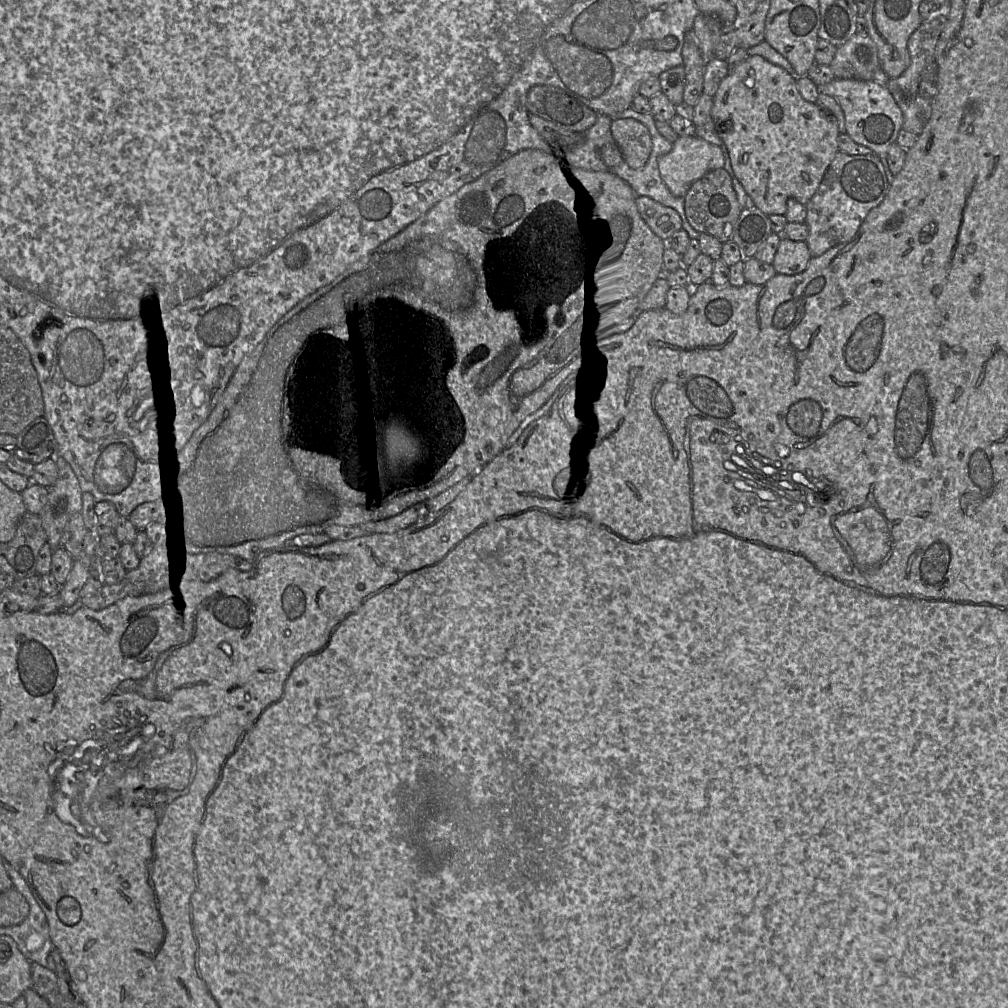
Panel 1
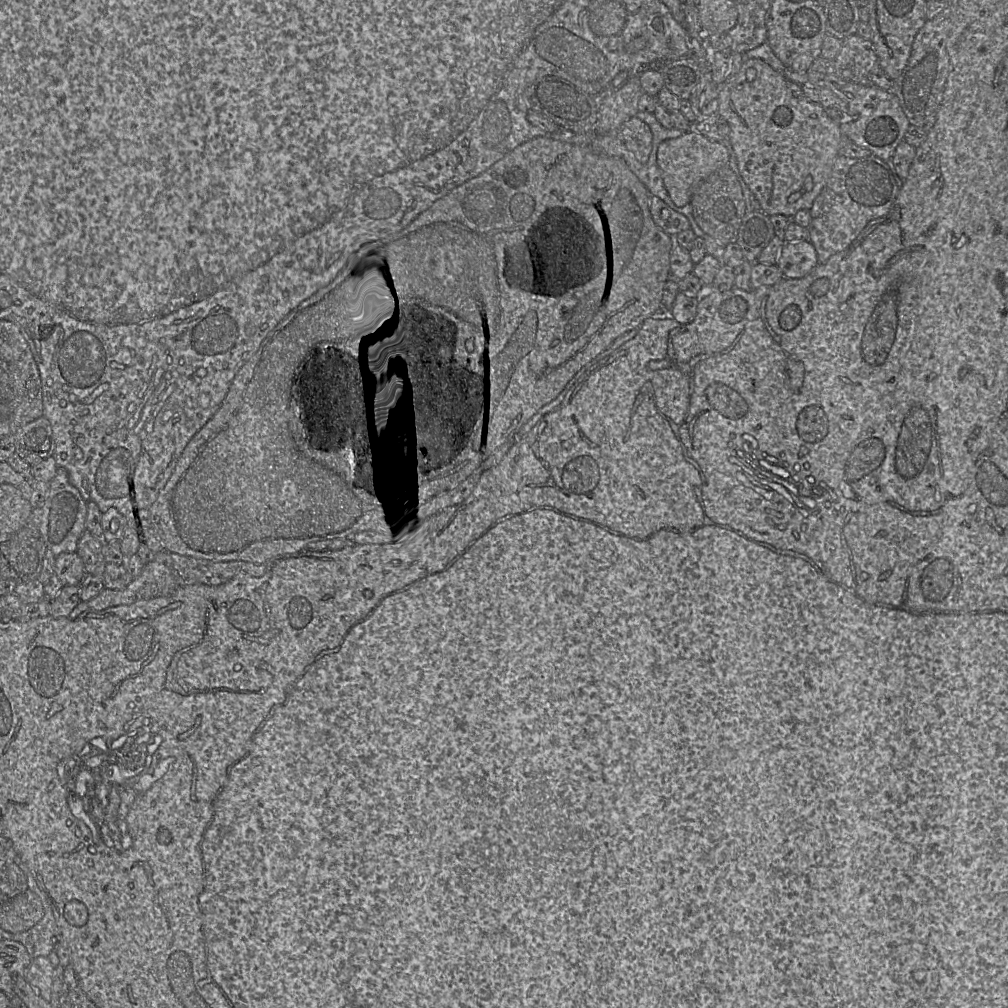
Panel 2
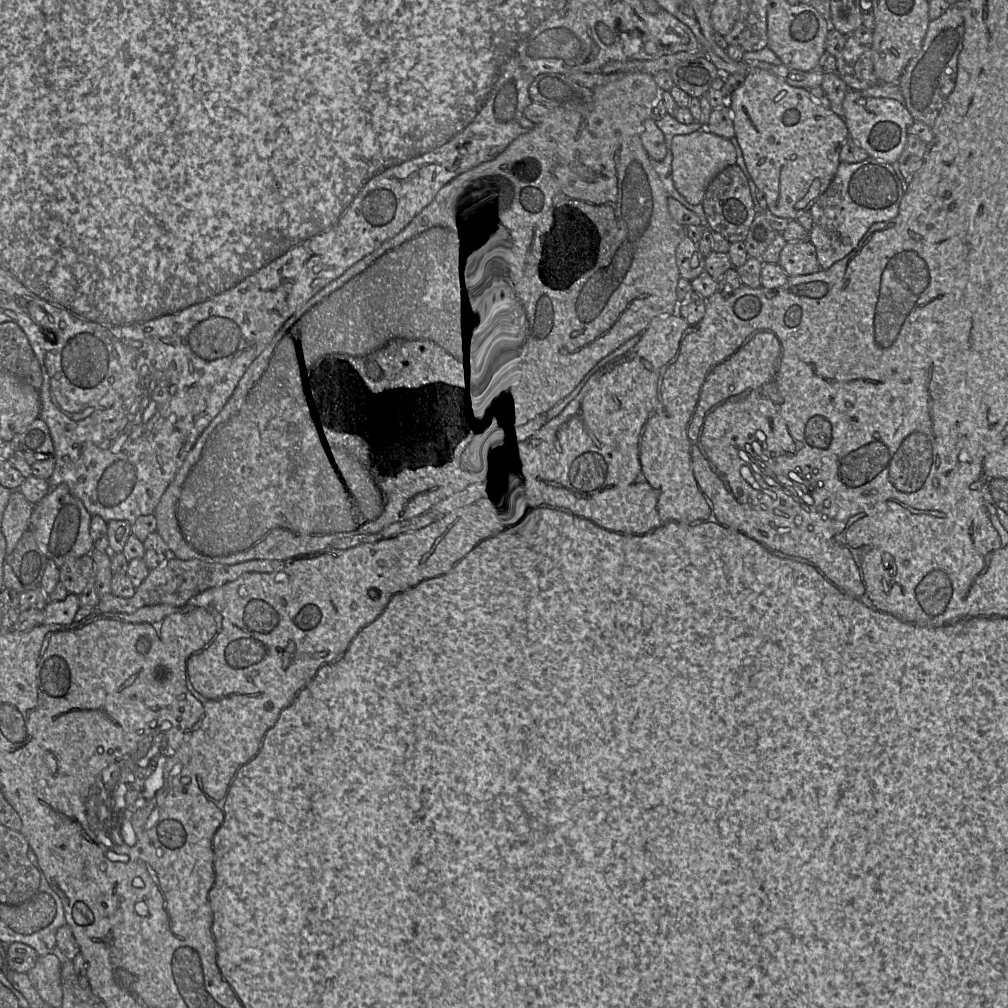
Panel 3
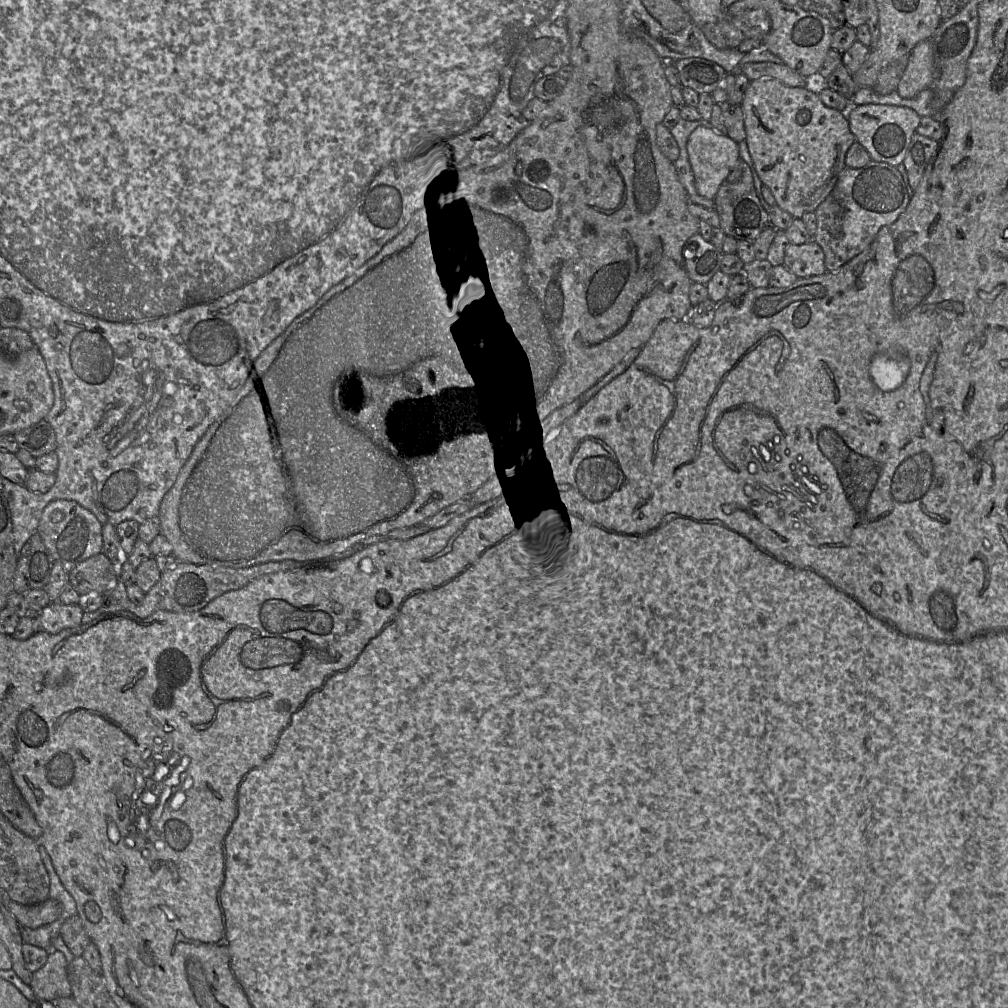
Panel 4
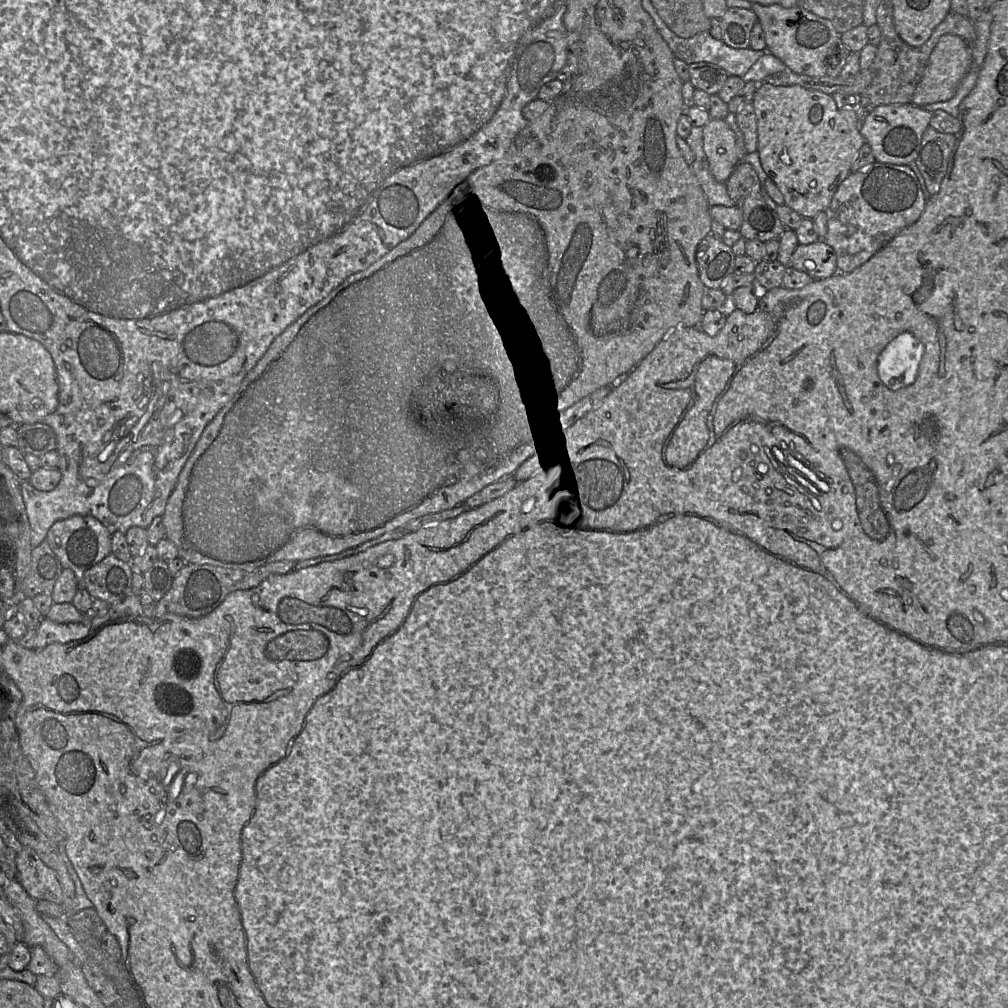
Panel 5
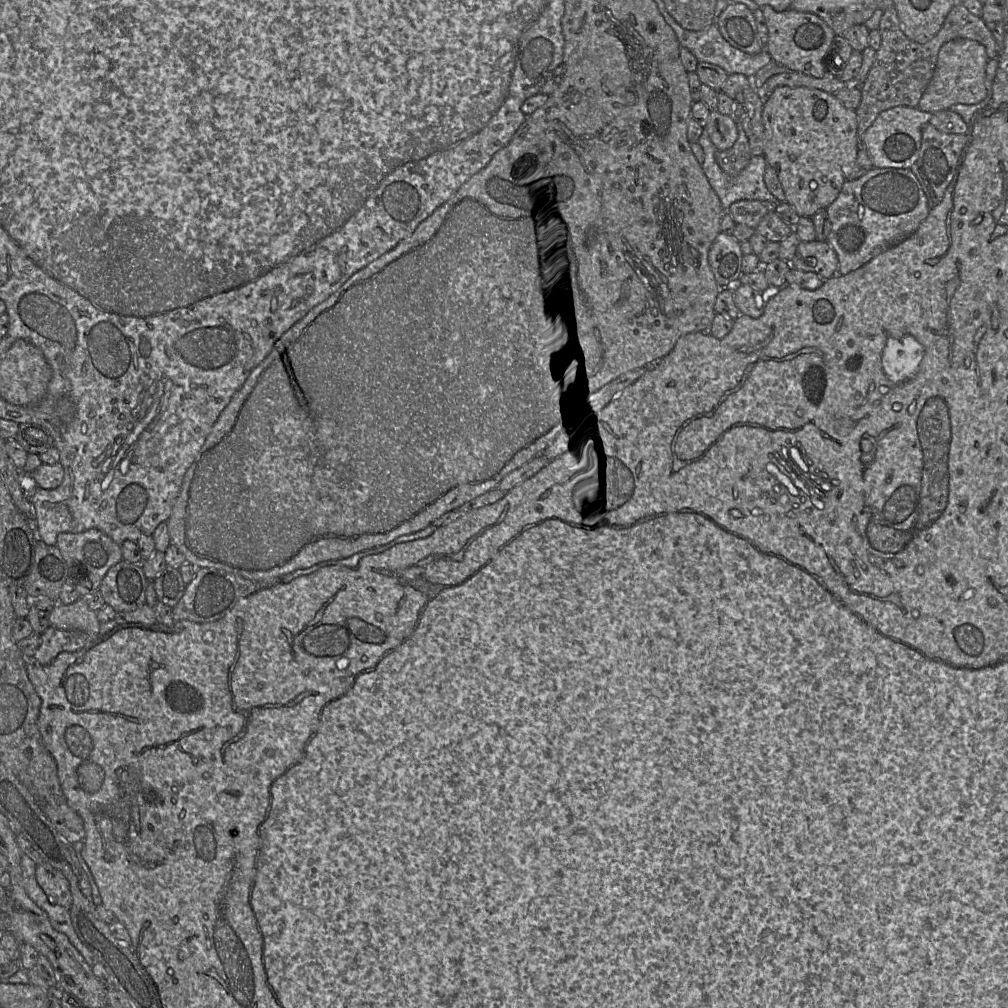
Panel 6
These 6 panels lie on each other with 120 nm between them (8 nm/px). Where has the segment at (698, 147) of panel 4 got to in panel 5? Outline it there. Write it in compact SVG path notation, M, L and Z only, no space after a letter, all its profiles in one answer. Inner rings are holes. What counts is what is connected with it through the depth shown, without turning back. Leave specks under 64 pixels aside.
M706 121L702 127L703 150L714 179L726 183L738 164L735 133L721 121Z

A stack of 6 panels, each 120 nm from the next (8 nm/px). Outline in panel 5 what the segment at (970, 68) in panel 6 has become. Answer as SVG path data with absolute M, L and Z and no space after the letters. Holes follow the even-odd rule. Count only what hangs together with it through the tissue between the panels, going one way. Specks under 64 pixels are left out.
M943 35L930 55L911 103L924 106L953 98L960 83L970 71L971 64L972 51L970 45L957 35Z

